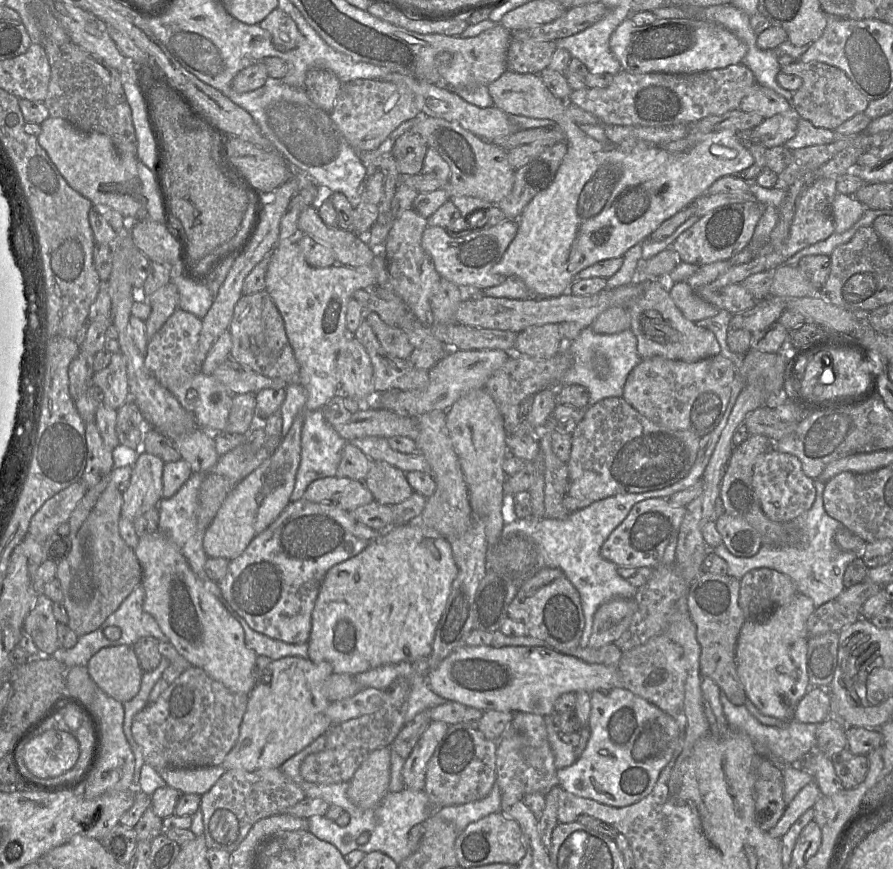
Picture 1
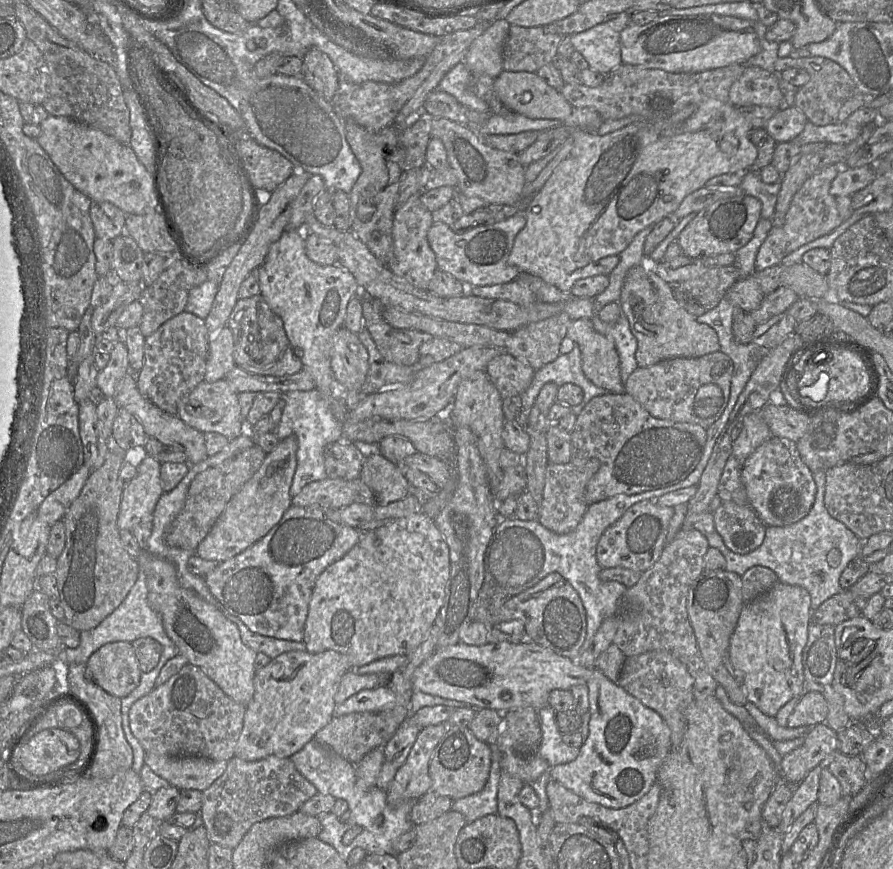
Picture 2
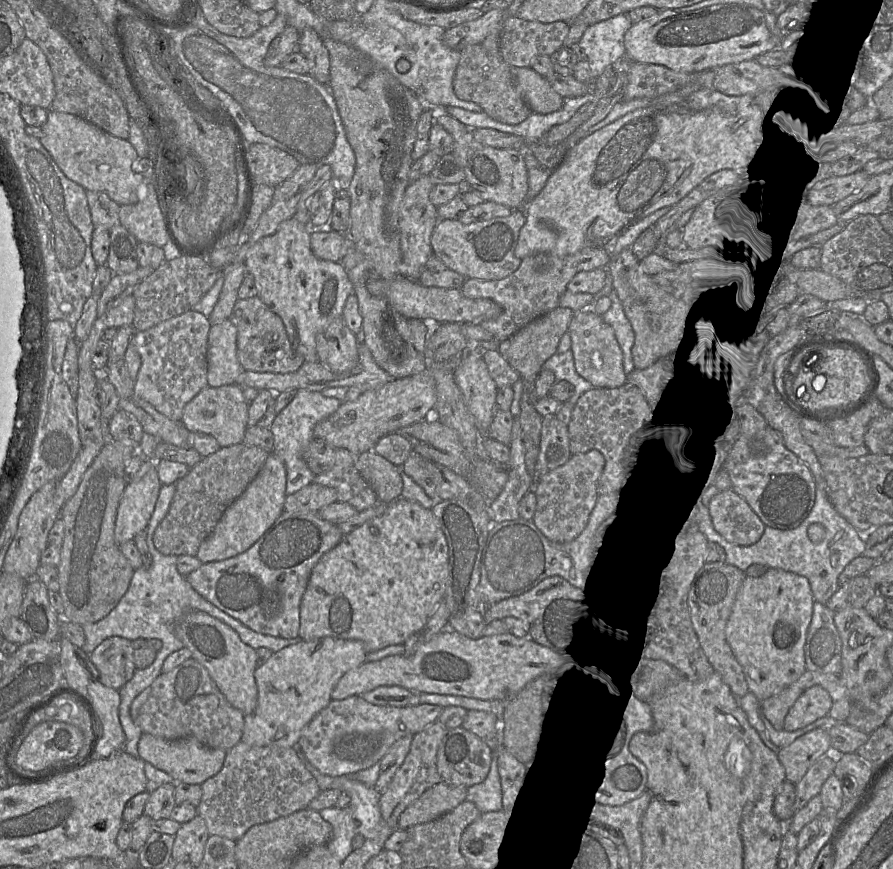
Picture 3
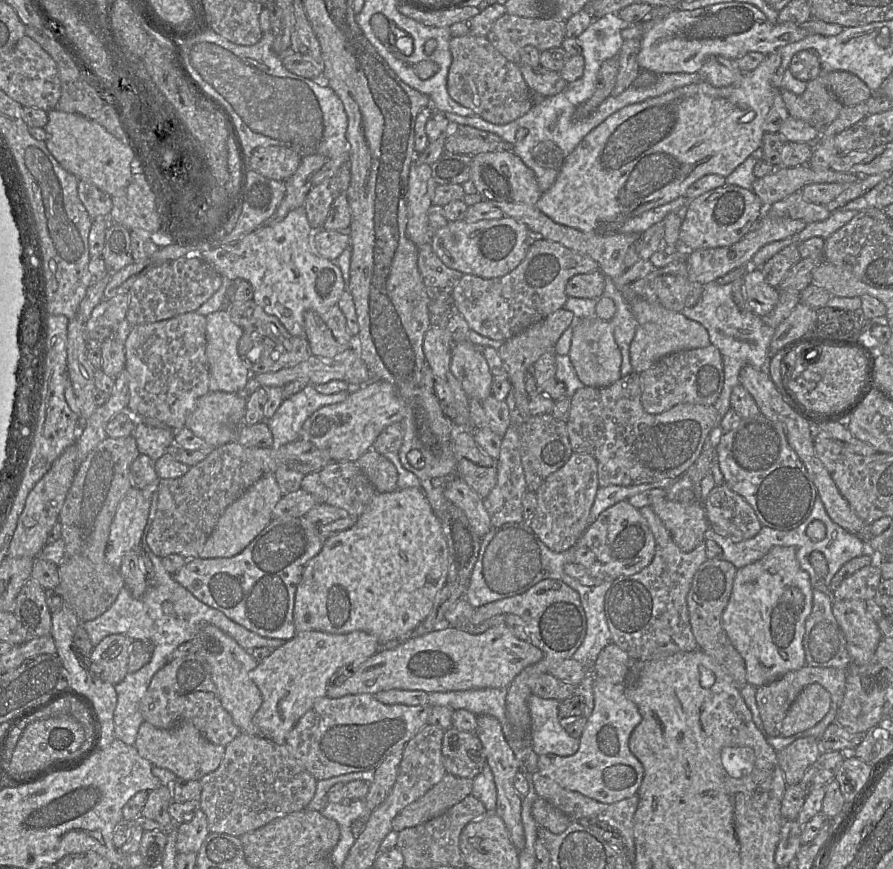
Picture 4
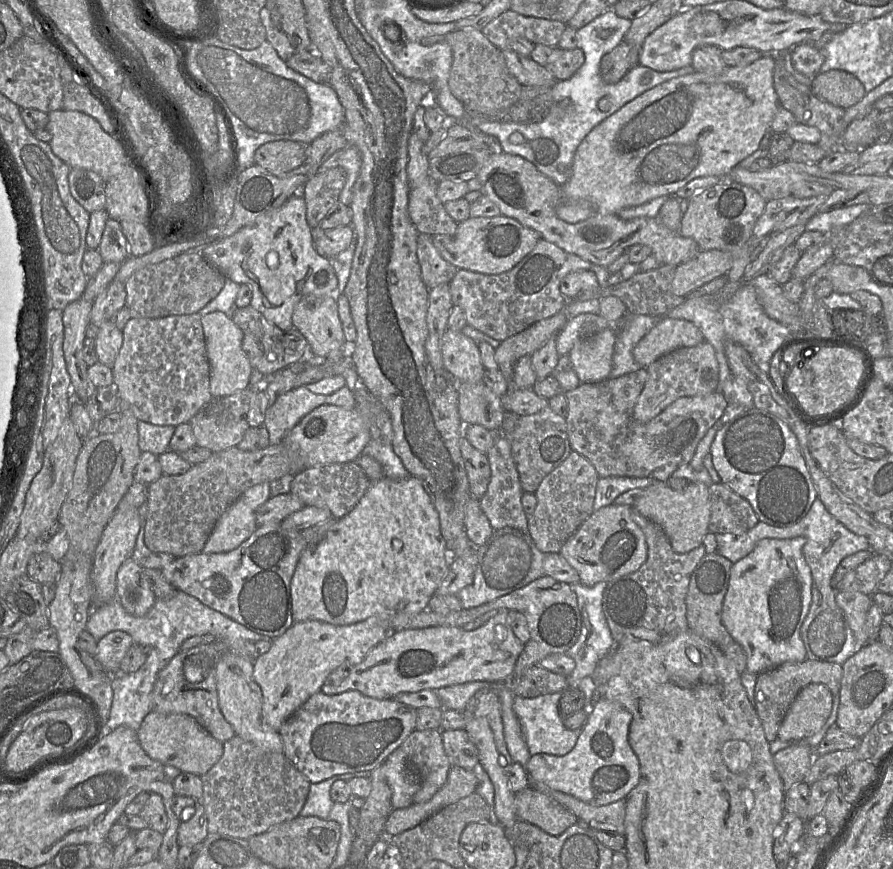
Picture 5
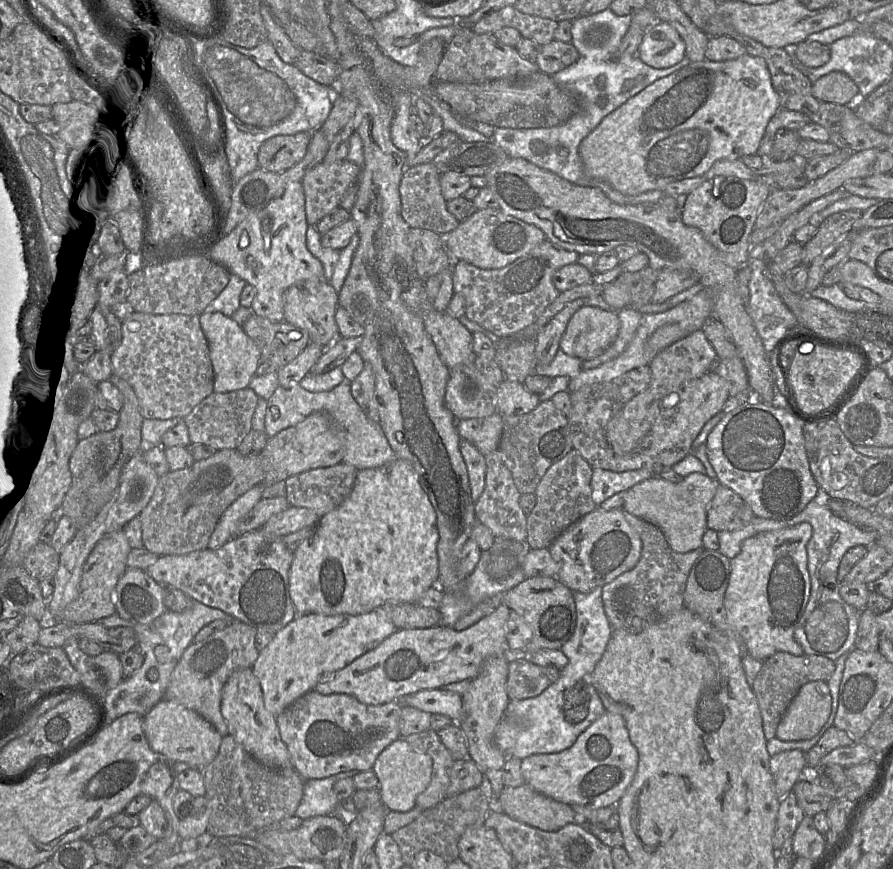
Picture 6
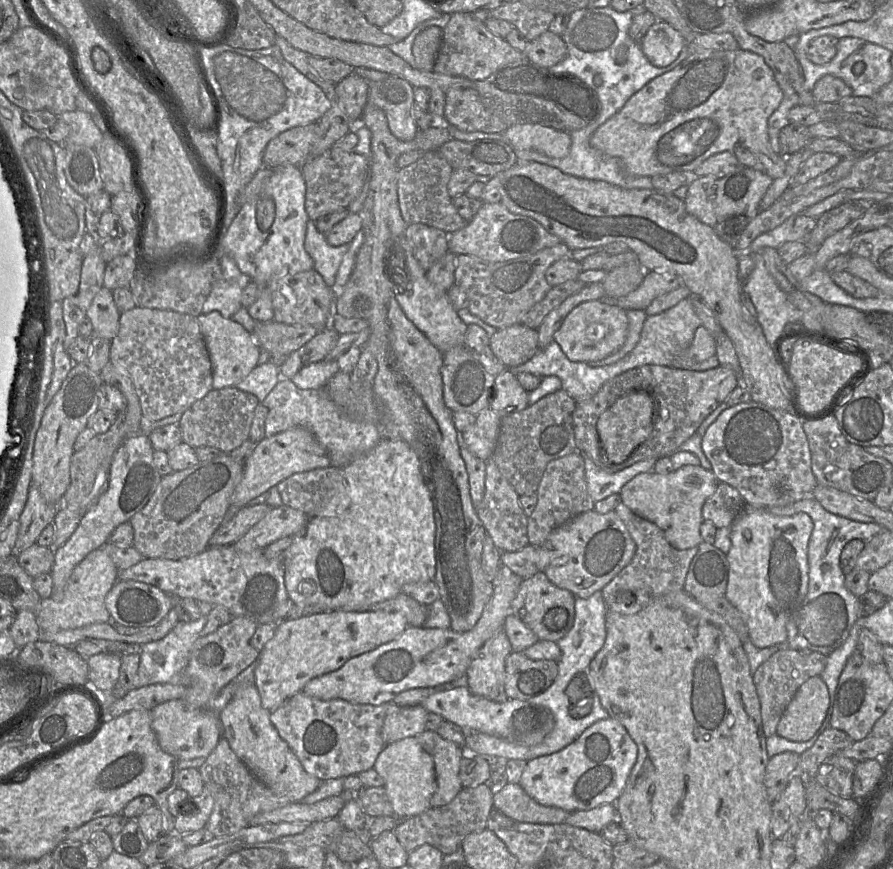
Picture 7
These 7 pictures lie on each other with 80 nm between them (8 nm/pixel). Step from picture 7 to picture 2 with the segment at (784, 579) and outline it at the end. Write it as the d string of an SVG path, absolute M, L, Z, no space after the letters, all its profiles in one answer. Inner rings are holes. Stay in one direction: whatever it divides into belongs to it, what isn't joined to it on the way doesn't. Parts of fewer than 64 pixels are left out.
M780 581L764 594L745 603L740 613L730 638L730 659L744 684L748 701L754 703L768 716L775 717L783 705L803 691L805 683L803 650L807 643L812 613L809 592L801 586Z

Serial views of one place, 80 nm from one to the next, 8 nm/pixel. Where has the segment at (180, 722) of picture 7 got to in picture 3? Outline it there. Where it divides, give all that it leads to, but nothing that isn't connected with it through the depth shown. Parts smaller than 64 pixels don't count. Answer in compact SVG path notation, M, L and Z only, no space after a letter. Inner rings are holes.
M142 733L138 742L139 757L174 778L176 782L199 784L216 775L223 767L226 751L205 746L195 738L166 740Z

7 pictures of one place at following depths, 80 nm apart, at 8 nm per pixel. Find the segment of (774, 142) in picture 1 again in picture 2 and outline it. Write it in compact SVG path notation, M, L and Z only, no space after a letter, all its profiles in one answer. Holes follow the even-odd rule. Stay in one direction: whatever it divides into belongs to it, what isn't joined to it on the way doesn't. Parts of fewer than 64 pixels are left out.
M782 106L769 119L764 129L777 142L789 142L795 139L804 129L808 119L798 108Z

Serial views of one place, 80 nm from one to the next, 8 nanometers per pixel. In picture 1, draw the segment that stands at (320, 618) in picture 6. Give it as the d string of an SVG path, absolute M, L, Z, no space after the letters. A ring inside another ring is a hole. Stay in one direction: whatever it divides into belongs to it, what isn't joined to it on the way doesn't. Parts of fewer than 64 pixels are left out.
M286 656L273 660L268 668L256 670L256 684L248 695L238 739L222 763L225 770L279 768L332 725L327 715L331 702L324 694L324 683L334 673L330 662Z

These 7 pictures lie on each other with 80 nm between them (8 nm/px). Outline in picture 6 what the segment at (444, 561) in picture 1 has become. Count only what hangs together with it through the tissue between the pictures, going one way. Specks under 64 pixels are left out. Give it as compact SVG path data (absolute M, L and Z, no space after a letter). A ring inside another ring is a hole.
M397 458L379 467L358 470L353 489L349 496L337 508L321 516L312 534L293 551L293 560L289 571L289 594L297 614L360 615L374 611L385 604L418 602L419 598L427 589L438 585L438 540L439 532L435 509L420 484L417 471L410 462Z

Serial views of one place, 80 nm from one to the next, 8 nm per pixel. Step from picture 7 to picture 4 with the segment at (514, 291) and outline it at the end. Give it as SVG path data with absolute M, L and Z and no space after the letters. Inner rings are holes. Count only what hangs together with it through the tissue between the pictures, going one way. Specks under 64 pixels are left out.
M536 238L524 259L510 273L490 279L464 274L450 293L455 310L464 317L469 329L504 342L562 309L568 298L565 288L573 276L598 269L598 263L590 256L575 252L560 243Z

